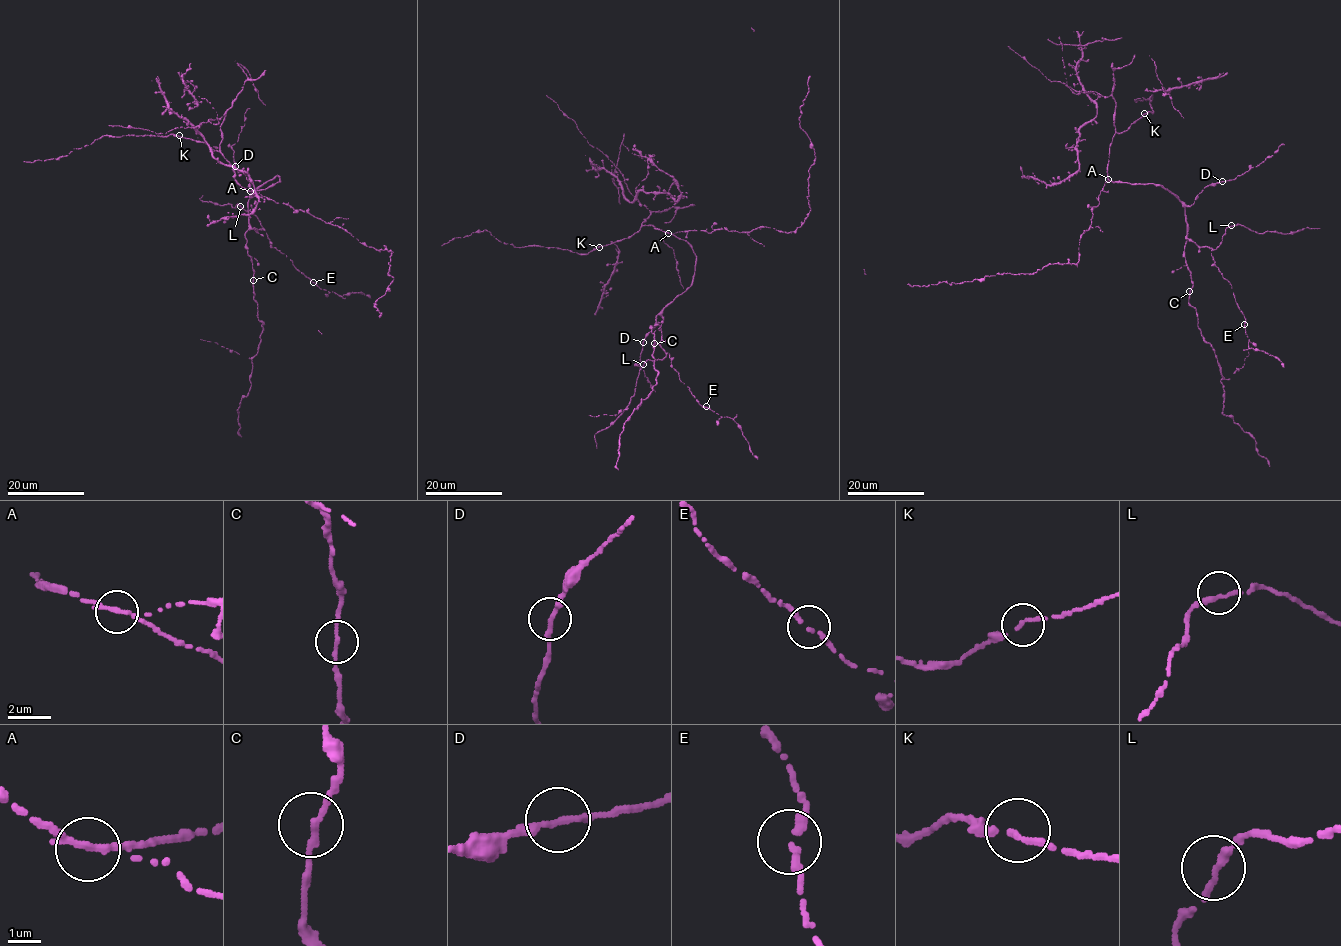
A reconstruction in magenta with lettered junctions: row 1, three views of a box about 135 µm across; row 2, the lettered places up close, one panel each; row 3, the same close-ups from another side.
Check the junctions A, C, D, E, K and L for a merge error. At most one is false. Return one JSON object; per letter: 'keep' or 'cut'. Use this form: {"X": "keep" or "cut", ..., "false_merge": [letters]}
{"A": "cut", "C": "keep", "D": "keep", "E": "keep", "K": "keep", "L": "keep", "false_merge": ["A"]}

